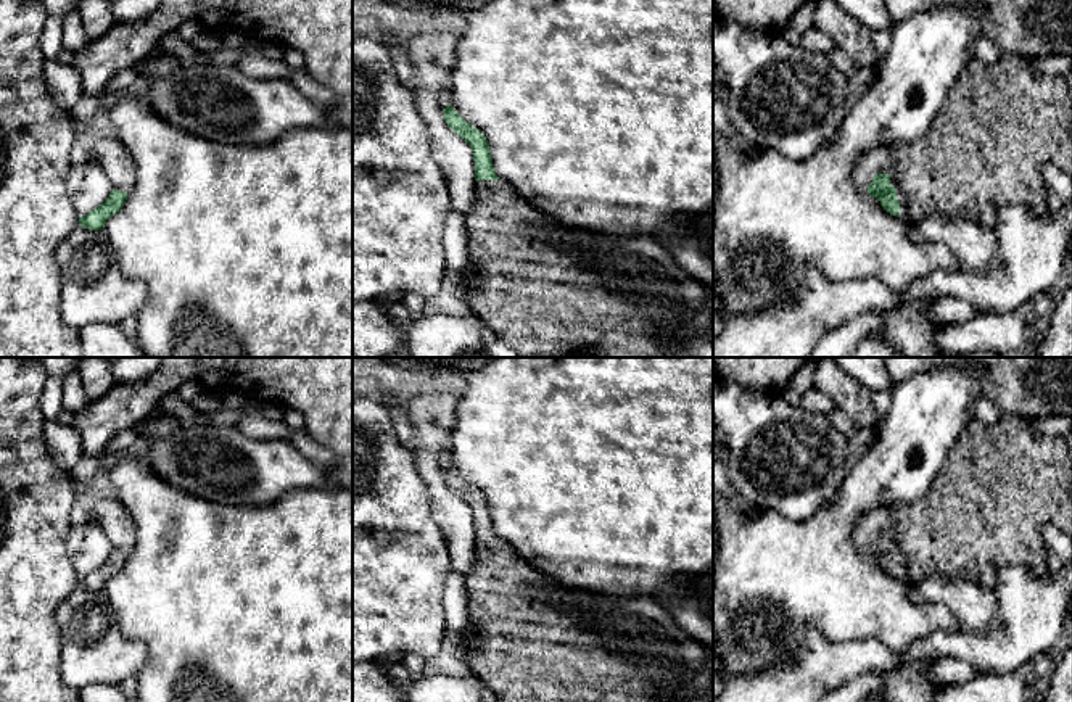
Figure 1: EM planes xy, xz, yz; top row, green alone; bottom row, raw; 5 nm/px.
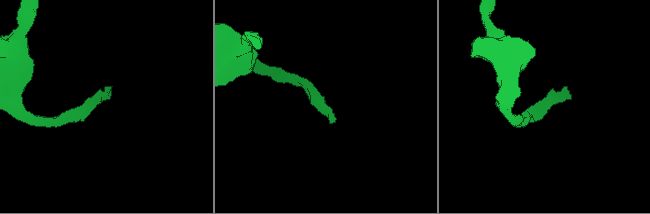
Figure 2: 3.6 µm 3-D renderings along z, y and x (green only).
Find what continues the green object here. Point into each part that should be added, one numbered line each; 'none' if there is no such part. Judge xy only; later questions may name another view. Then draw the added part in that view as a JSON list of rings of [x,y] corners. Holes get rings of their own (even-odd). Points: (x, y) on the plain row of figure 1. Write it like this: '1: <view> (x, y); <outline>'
1: xy (110, 514); [[[108,493],[97,502],[92,522],[105,531],[113,551],[130,554],[135,539],[135,523],[116,496]]]

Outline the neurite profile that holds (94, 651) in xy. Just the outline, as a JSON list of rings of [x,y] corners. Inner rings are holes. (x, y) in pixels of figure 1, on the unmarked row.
[[[77,586],[58,604],[55,621],[61,636],[61,679],[71,689],[79,691],[87,684],[119,684],[129,676],[137,676],[146,660],[146,646],[118,630],[105,591]]]

